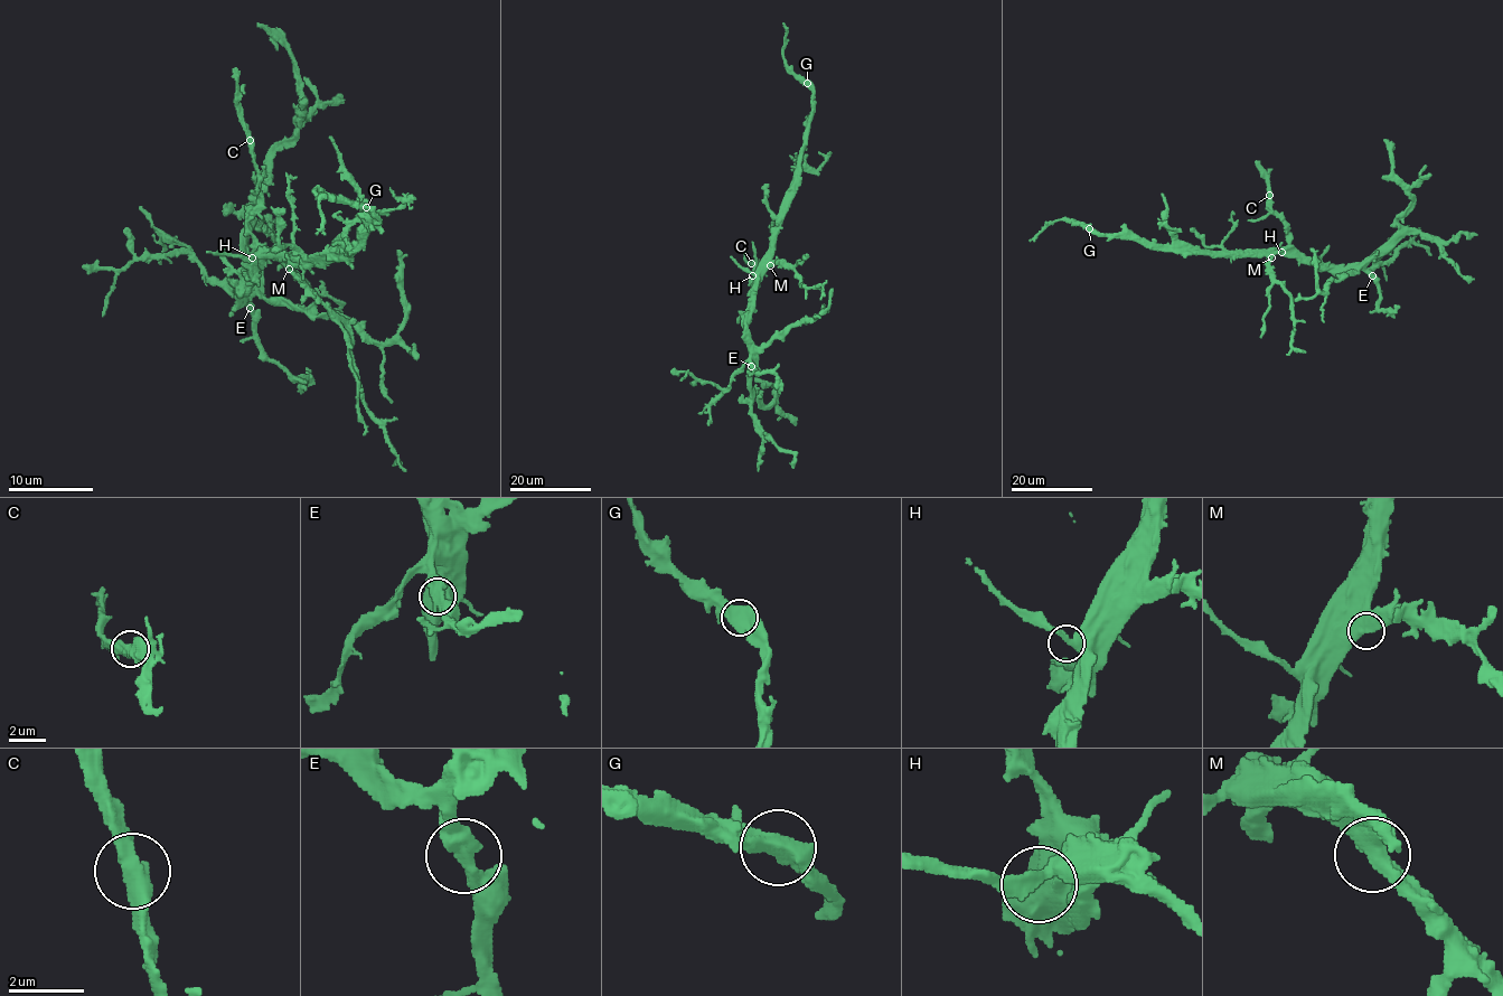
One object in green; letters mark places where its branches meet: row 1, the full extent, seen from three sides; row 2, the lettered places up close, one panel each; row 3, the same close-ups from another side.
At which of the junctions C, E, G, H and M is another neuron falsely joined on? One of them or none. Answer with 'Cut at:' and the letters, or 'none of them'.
Cut at: none of them

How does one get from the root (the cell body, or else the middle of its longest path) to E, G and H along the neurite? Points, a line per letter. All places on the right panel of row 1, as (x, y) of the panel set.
E: (1266, 252), (1315, 259), (1326, 265), (1355, 268), (1373, 275)
G: (1266, 252), (1162, 248), (1118, 235), (1100, 235), (1089, 227)
H: (1266, 252), (1281, 252)

